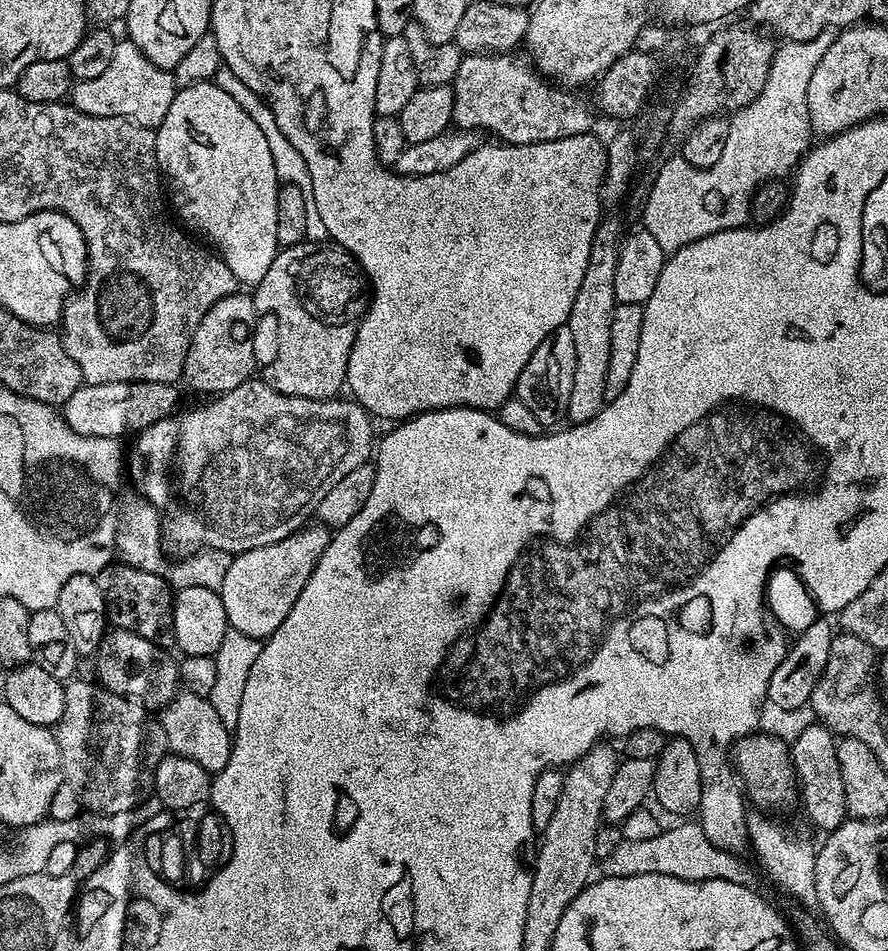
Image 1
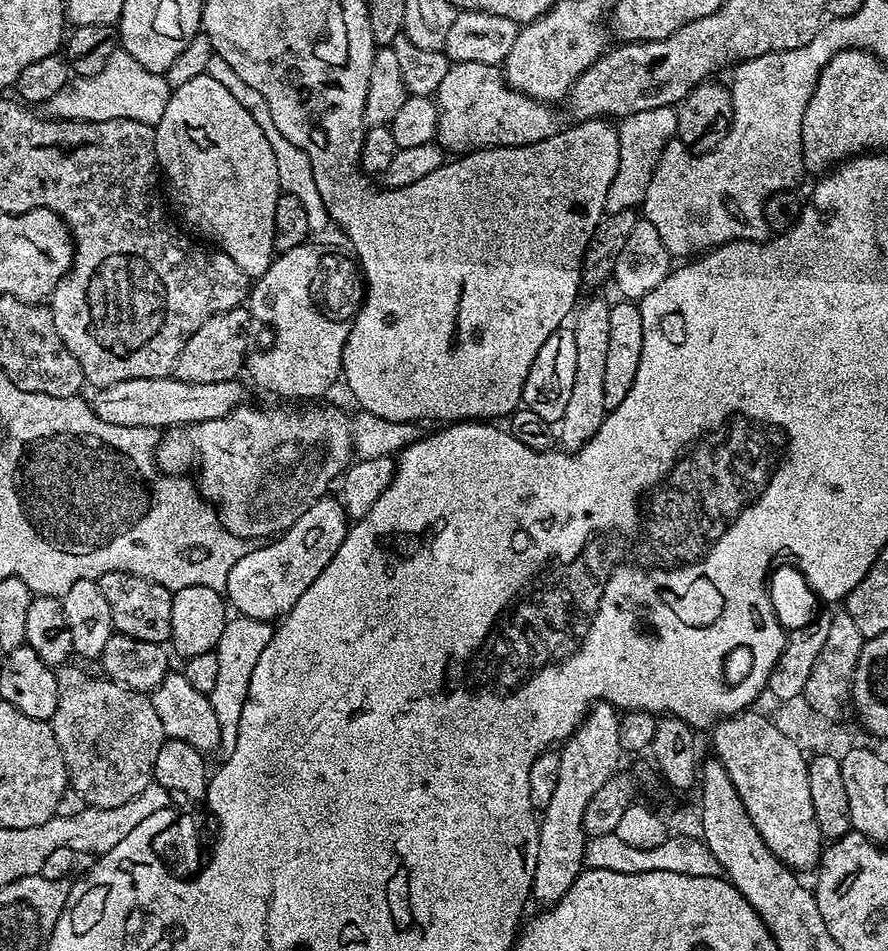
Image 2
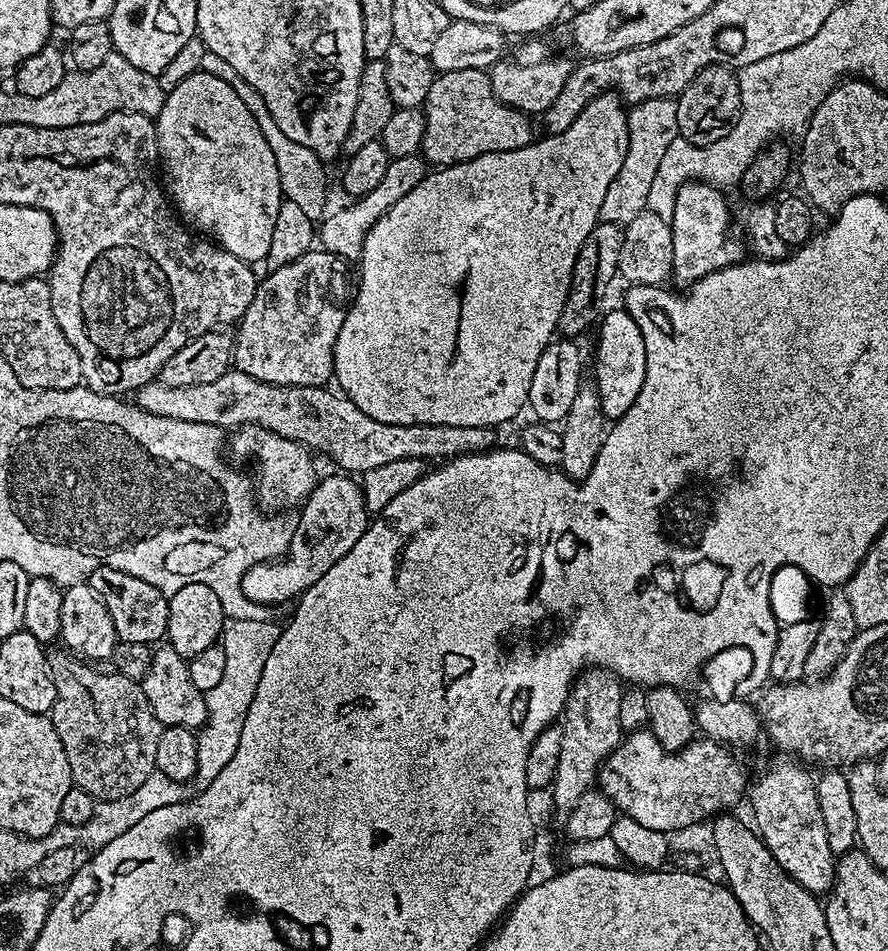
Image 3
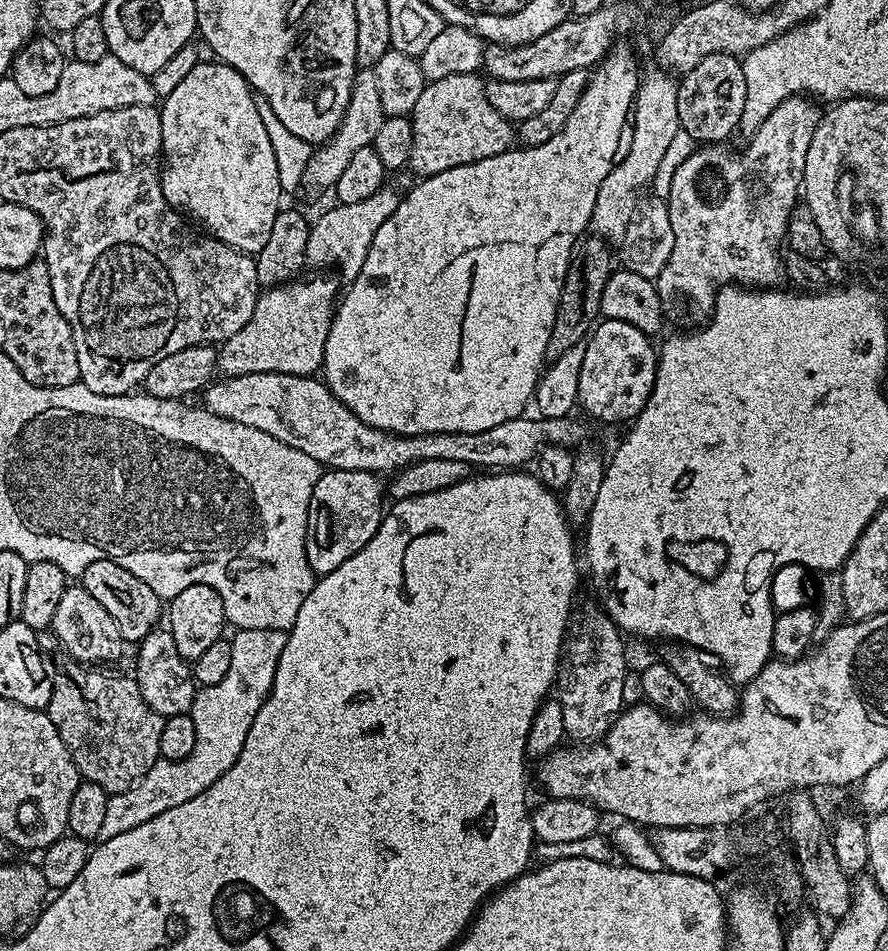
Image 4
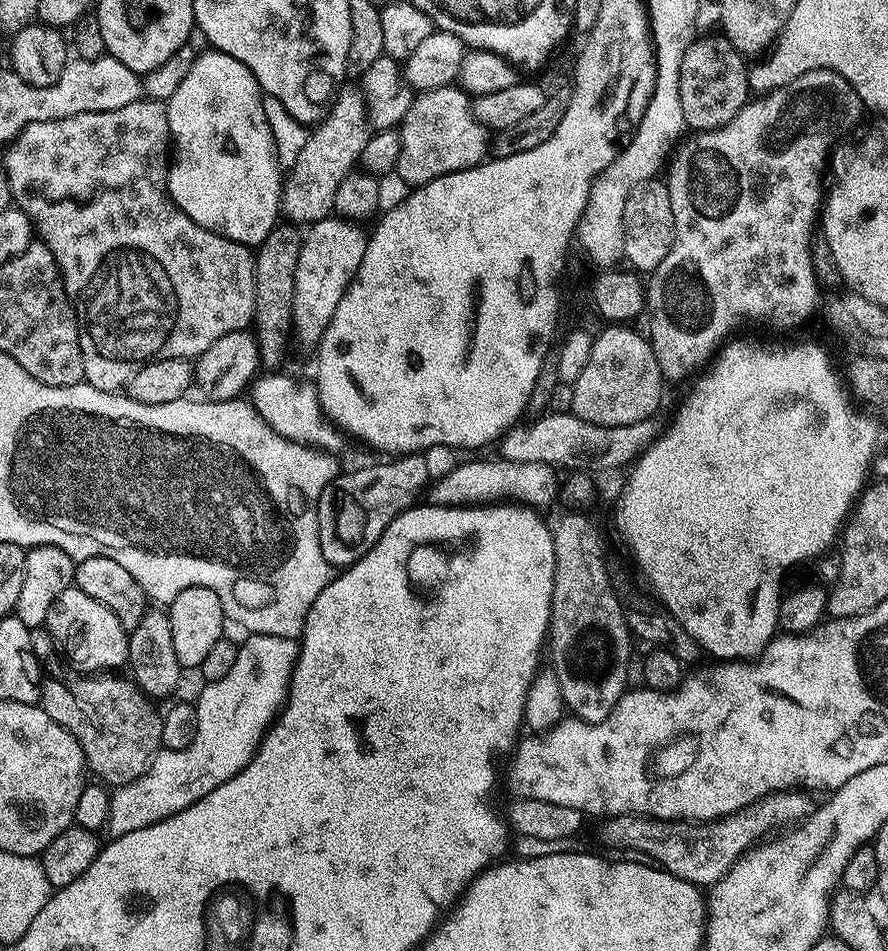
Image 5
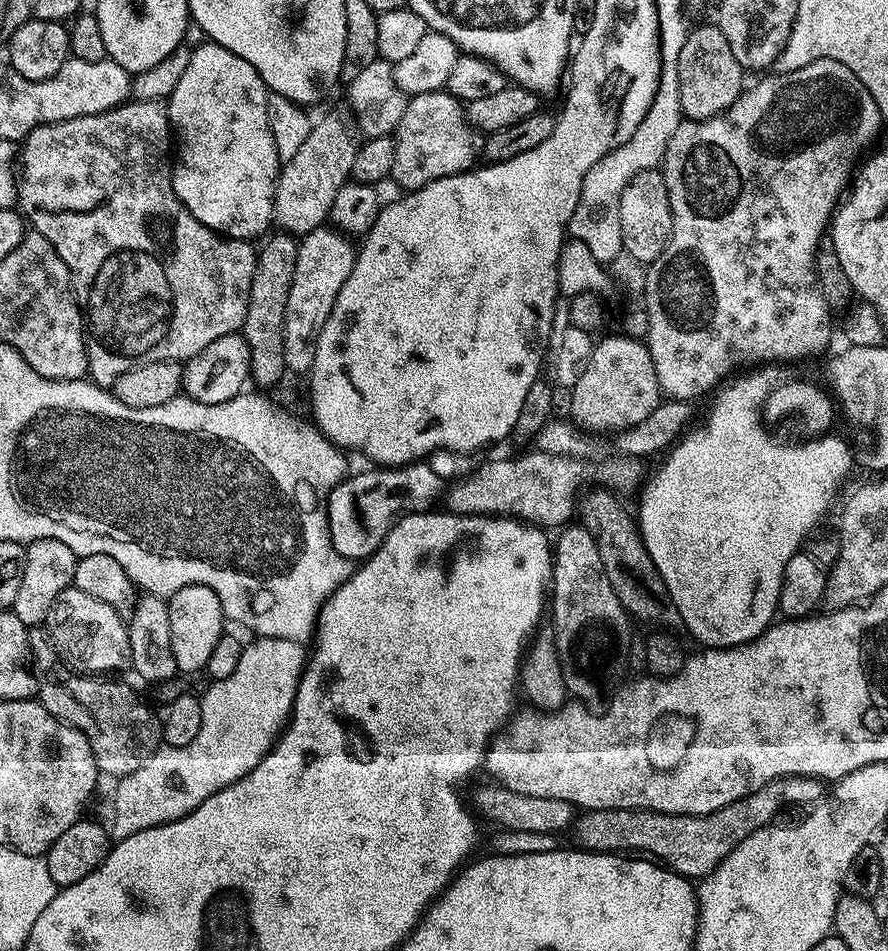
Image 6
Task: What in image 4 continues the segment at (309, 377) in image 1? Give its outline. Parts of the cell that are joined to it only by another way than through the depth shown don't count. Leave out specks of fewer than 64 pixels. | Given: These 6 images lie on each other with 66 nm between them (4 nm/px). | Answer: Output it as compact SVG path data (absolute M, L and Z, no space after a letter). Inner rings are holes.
M328 274L312 275L316 276L305 275L287 284L264 288L257 295L250 322L219 345L216 366L221 377L259 372L316 376L323 369L326 338L338 303L337 281L332 281Z

